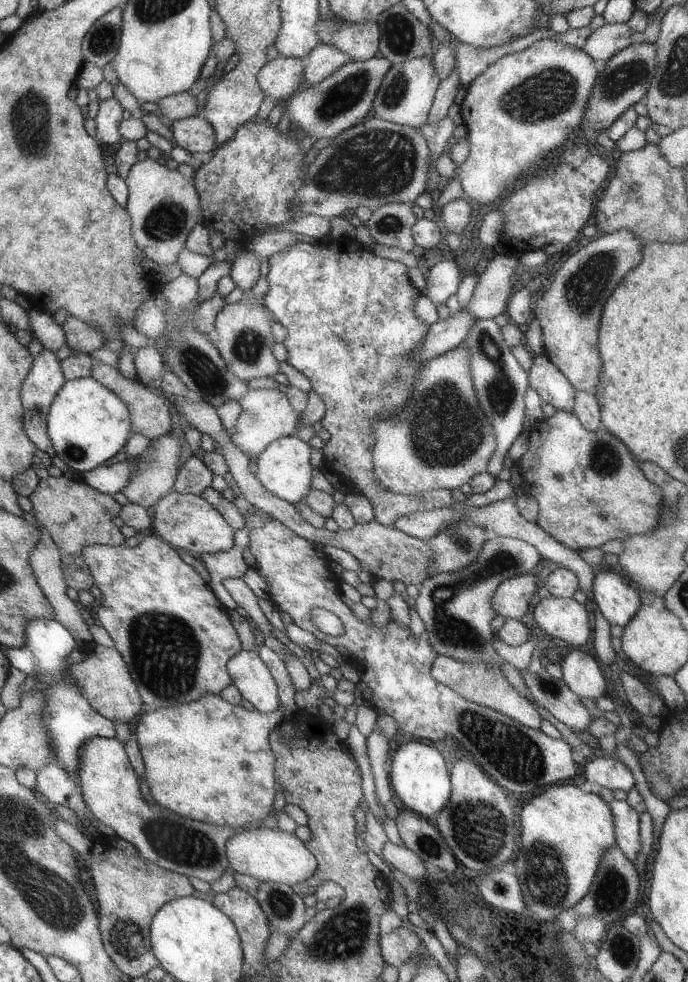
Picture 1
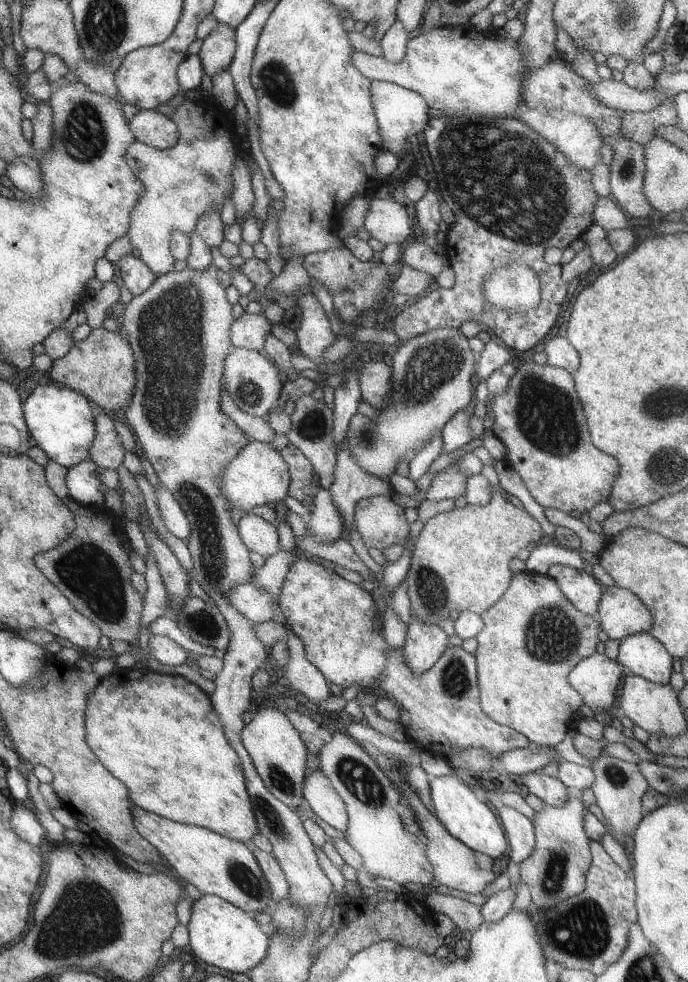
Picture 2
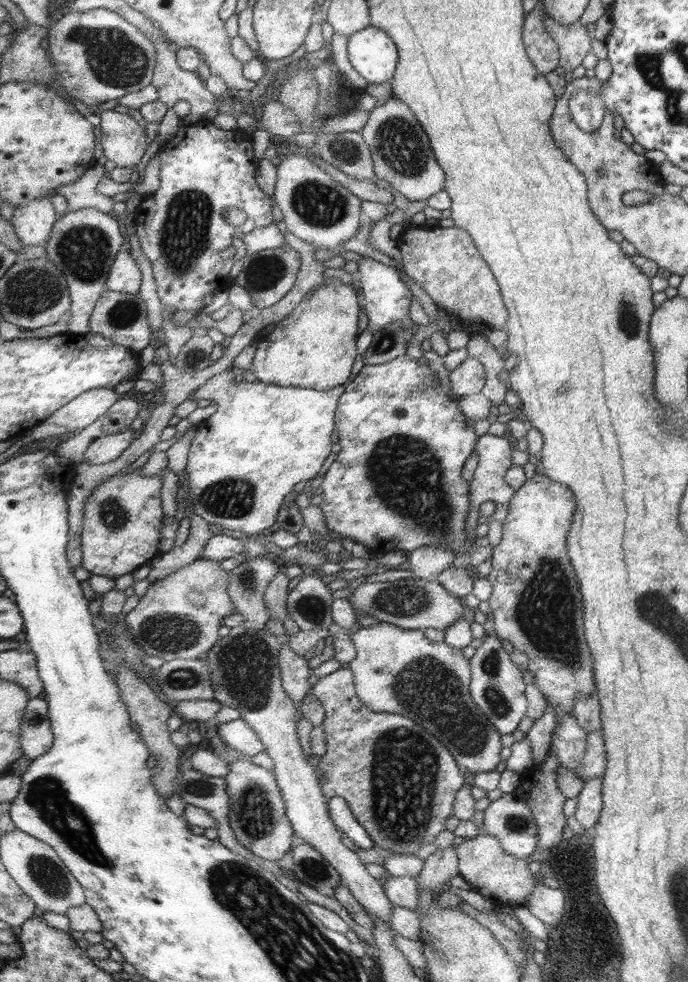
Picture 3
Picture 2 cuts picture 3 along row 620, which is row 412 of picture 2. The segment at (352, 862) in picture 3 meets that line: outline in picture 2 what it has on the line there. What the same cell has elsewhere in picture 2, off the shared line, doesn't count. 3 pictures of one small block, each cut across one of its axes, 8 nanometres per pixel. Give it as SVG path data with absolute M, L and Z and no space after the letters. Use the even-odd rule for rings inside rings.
M234 345L225 359L224 386L242 412L246 412L250 416L261 417L270 412L272 405L278 400L280 390L282 390L278 370L272 362L268 362L258 351L241 349Z

